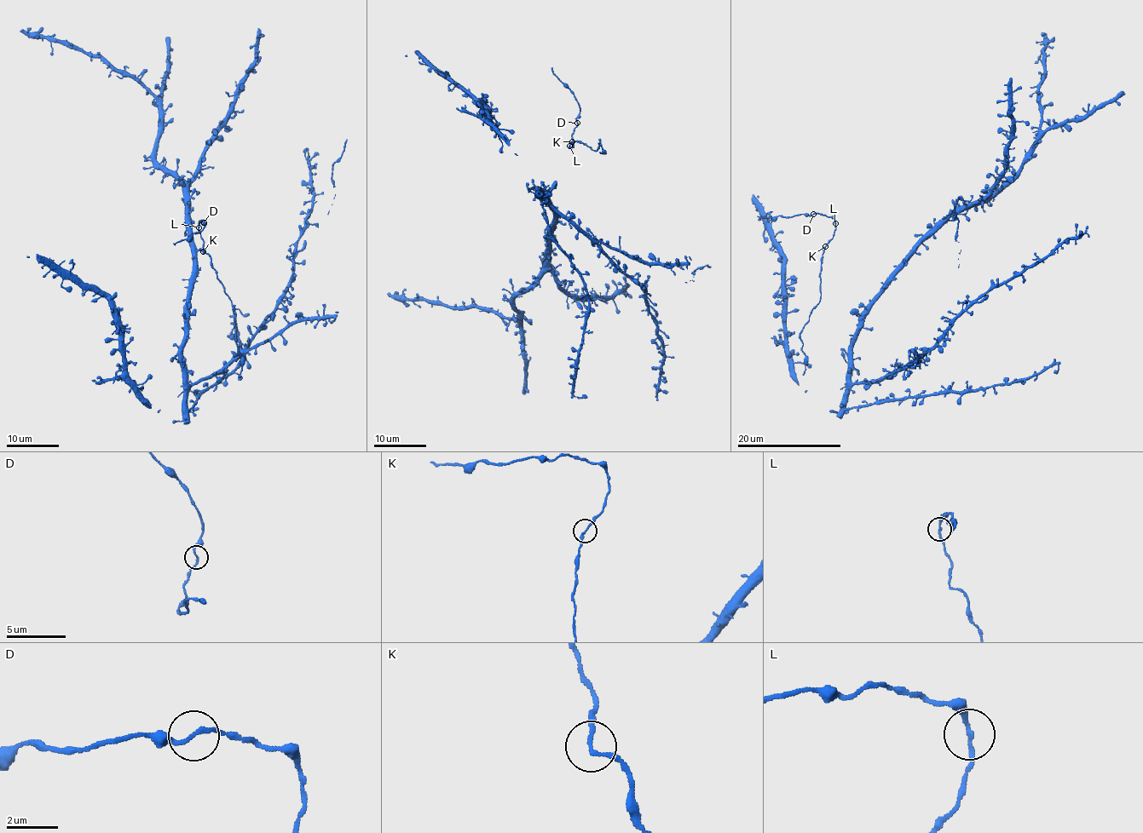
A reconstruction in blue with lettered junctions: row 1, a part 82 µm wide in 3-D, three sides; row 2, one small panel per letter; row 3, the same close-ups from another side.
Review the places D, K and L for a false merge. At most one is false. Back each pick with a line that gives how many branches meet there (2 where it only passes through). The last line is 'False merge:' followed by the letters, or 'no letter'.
False merge: no letter

